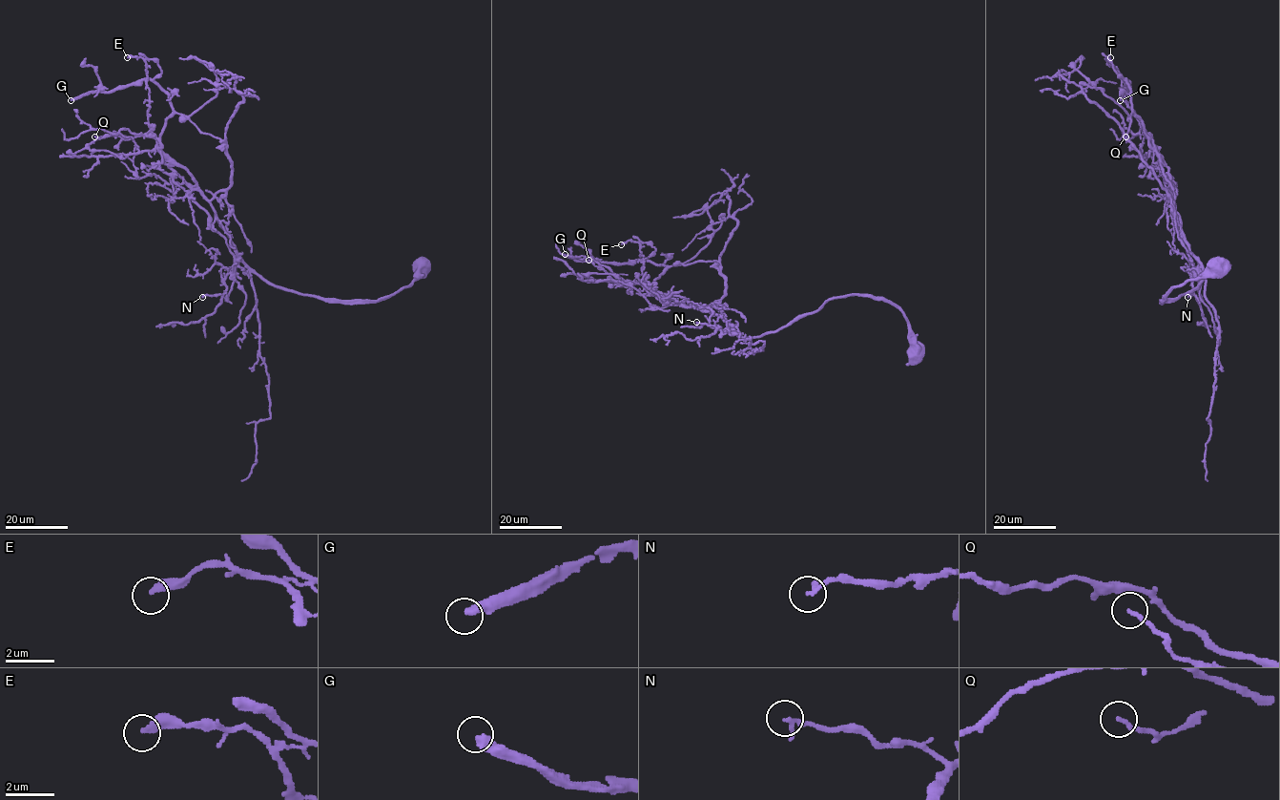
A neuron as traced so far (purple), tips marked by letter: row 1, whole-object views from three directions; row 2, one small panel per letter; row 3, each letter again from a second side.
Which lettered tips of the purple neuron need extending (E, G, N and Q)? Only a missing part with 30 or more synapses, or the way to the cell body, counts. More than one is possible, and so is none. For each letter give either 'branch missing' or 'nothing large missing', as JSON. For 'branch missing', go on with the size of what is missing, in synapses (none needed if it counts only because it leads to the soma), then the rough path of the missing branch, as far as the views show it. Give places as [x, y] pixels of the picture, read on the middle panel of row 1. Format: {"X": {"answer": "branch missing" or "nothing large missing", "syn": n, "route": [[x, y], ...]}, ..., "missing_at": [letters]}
{"E": {"answer": "nothing large missing"}, "G": {"answer": "branch missing", "syn": 200}, "N": {"answer": "nothing large missing"}, "Q": {"answer": "nothing large missing"}, "missing_at": ["G"]}

